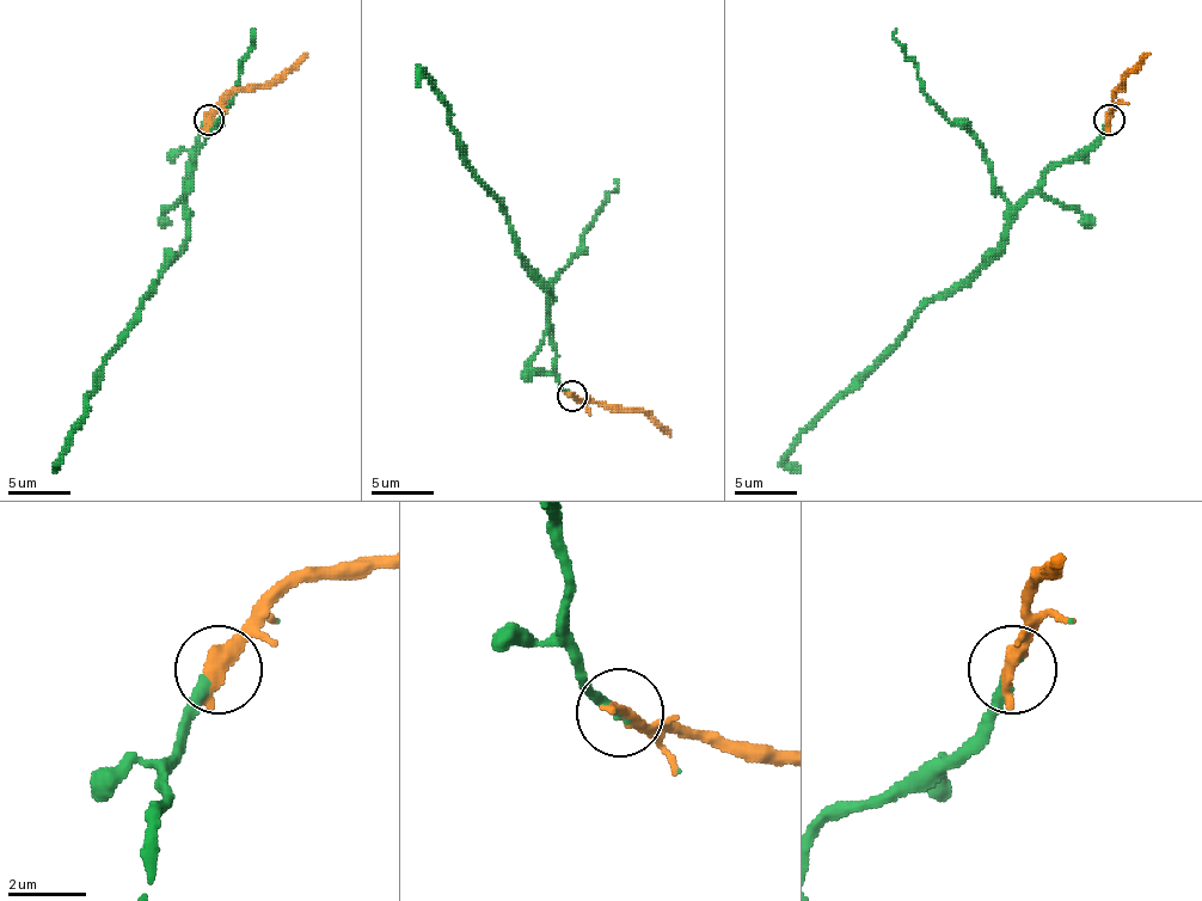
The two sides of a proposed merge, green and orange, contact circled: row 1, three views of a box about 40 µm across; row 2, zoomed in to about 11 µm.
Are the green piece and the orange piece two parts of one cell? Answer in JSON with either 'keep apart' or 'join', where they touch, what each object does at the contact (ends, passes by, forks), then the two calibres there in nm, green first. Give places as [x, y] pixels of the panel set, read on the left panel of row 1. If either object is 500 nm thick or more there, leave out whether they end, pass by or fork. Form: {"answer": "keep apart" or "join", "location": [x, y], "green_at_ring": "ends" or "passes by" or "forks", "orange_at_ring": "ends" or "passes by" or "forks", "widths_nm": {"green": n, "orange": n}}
{"answer": "join", "location": [208, 120], "green_at_ring": "ends", "orange_at_ring": "ends", "widths_nm": {"green": 180, "orange": 440}}

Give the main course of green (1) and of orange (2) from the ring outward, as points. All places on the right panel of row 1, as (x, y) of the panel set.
1: (1109, 118), (1087, 147), (1054, 165), (1001, 243), (964, 280), (939, 292), (809, 426), (787, 457), (799, 472)
2: (1109, 118), (1122, 81), (1150, 54)

